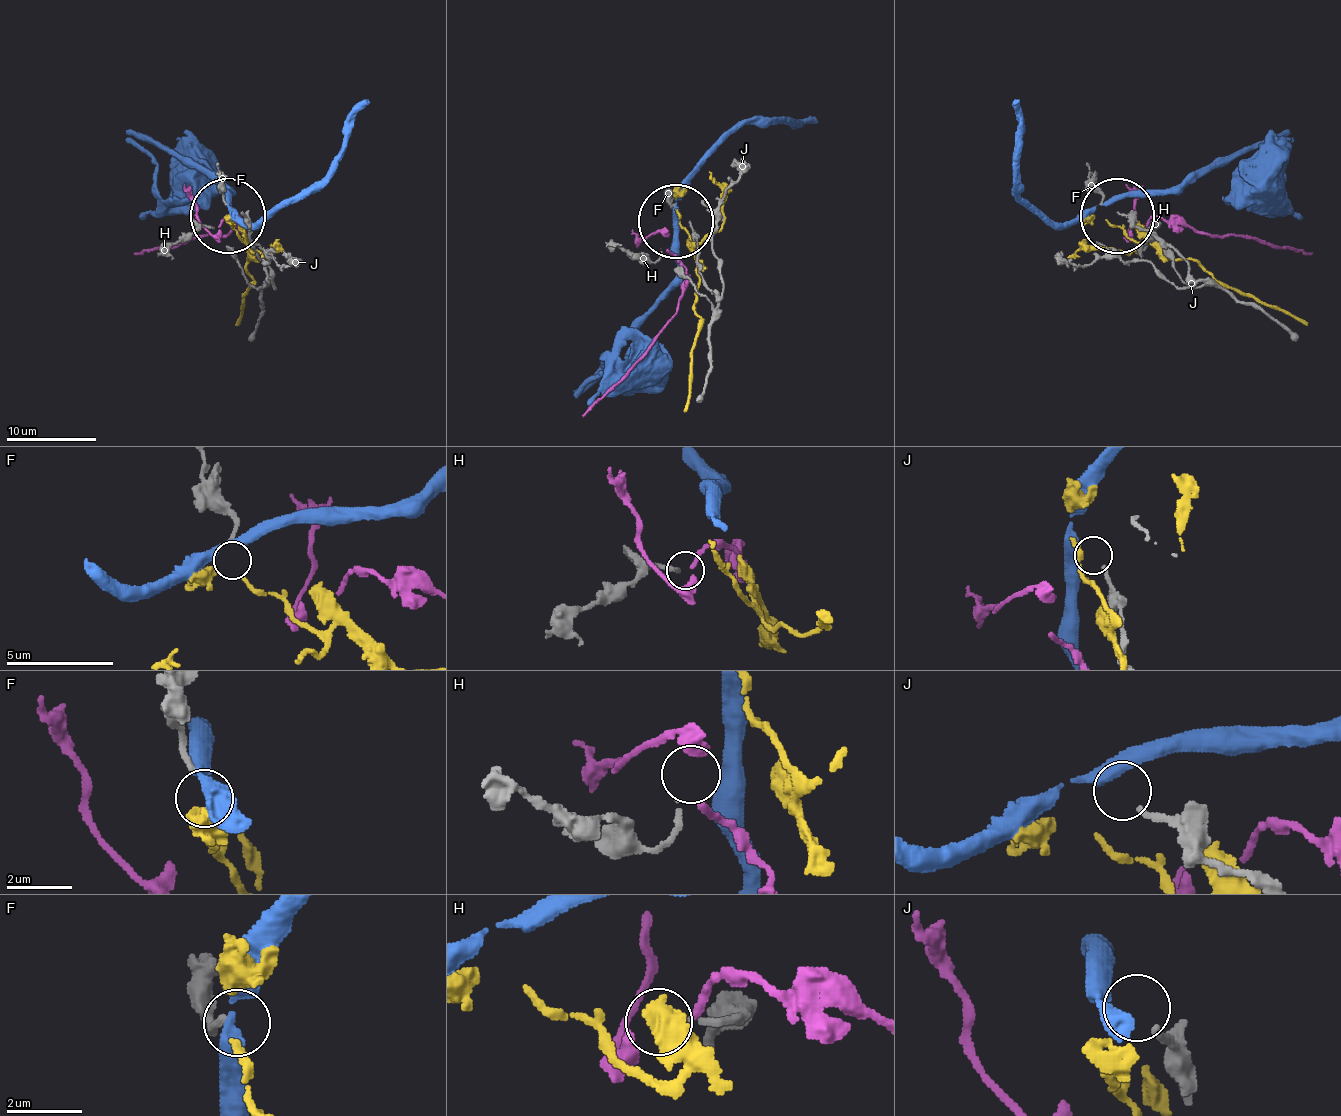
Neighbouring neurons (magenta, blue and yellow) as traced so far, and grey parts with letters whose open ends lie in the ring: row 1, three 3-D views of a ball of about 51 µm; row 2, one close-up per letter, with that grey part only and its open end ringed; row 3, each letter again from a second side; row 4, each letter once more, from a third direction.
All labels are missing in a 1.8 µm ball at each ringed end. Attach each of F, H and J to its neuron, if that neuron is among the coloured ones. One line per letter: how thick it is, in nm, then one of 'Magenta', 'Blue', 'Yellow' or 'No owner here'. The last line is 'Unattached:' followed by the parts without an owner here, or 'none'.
F: Thickness 190 nm. Yellow
H: Thickness 170 nm. No owner here
J: Thickness 180 nm. No owner here
Unattached: H, J

